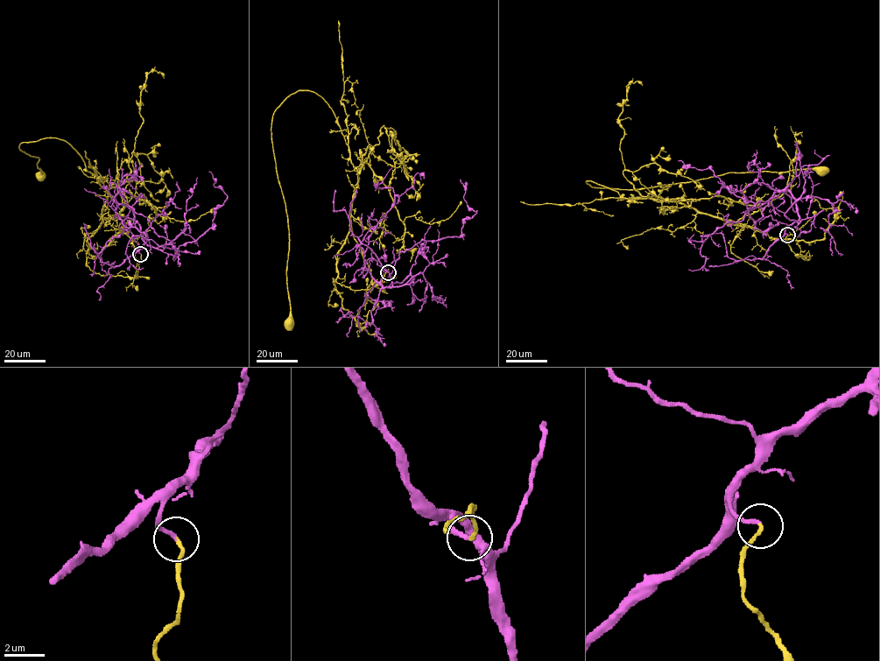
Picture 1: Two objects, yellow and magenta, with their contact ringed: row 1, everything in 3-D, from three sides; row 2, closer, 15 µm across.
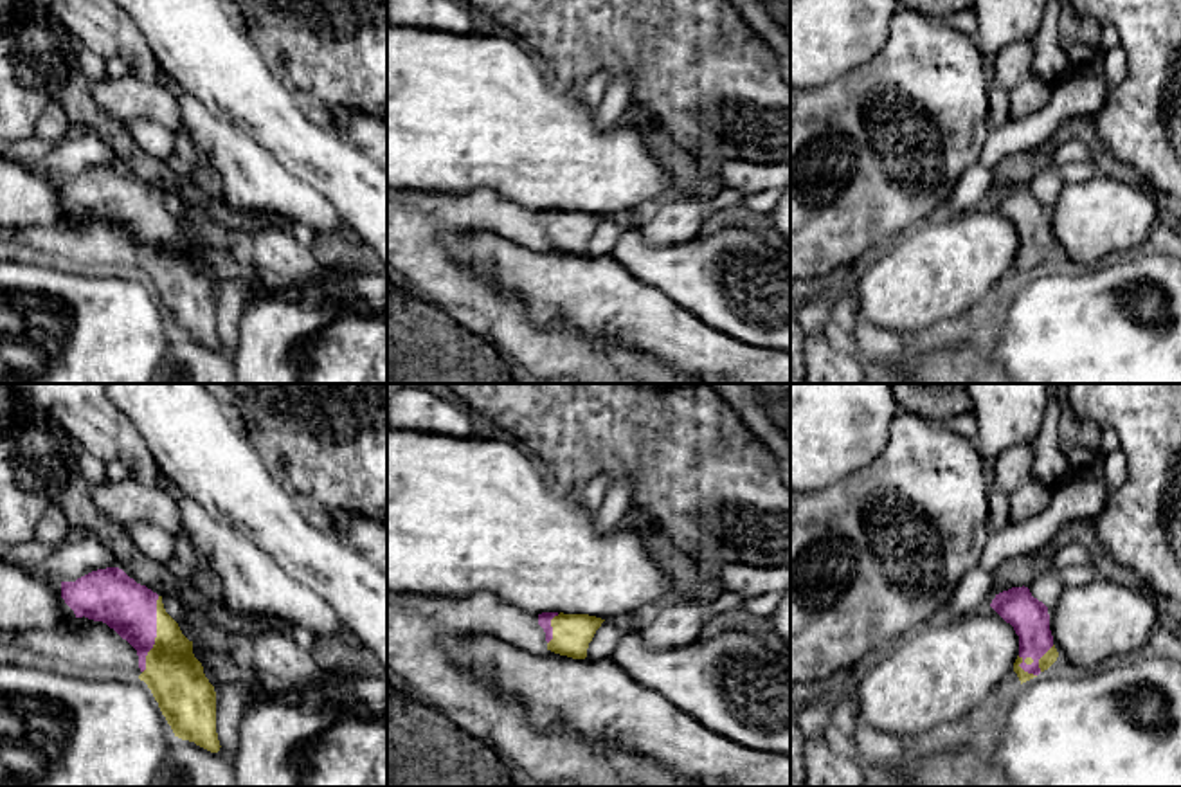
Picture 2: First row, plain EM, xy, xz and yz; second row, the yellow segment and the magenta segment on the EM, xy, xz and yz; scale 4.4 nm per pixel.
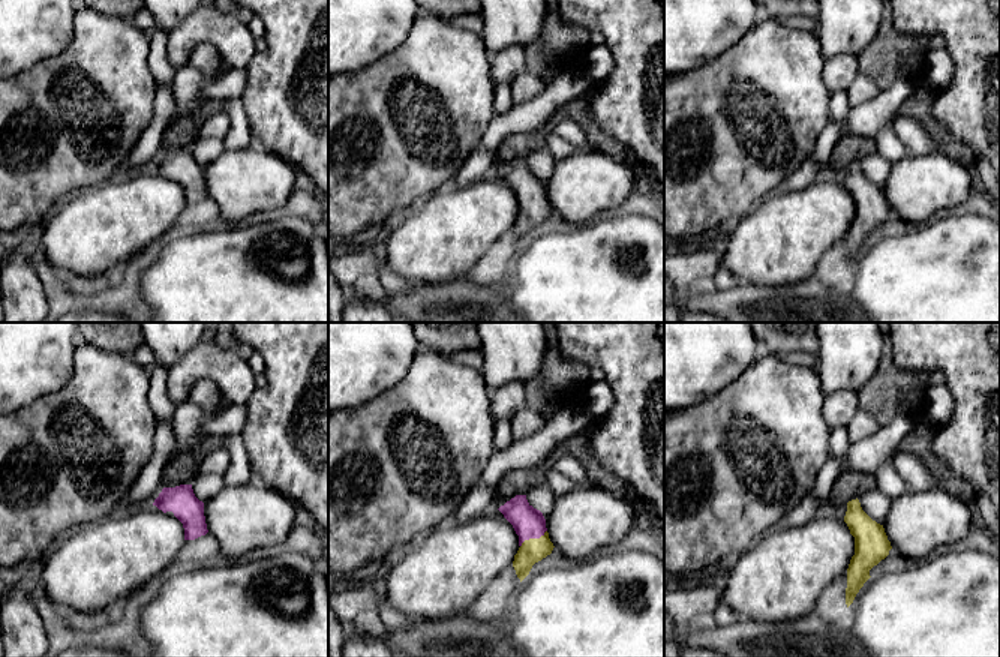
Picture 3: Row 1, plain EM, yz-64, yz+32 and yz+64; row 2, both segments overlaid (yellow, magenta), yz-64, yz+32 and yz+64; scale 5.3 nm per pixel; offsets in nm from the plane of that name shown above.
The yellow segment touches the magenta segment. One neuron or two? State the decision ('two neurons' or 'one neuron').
two neurons

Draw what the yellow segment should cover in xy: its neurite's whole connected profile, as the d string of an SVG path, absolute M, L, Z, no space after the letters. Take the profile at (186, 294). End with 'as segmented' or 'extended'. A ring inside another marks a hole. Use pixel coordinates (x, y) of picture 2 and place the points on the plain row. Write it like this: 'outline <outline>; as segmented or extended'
outline M157 196L157 234L139 272L148 281L175 333L218 349L216 288L178 220Z; as segmented

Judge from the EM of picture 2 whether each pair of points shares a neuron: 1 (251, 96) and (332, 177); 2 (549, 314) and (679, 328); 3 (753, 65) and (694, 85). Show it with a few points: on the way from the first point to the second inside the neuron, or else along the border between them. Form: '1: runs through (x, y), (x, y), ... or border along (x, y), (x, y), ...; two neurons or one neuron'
1: runs through (270, 116), (312, 157); one neuron
2: runs through (582, 314), (638, 314), (647, 319); one neuron
3: runs through (739, 69), (724, 80), (708, 80); one neuron

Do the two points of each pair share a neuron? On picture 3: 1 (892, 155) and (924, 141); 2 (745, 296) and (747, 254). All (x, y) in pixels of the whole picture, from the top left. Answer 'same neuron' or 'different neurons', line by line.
1: different neurons
2: different neurons

